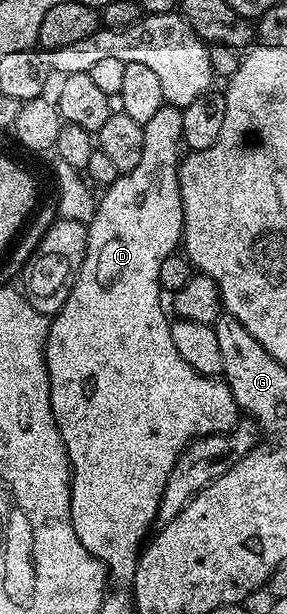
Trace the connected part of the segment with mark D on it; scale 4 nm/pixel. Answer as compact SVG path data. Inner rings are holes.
M163 104L157 111L157 115L153 115L153 119L149 119L149 123L143 125L143 146L141 147L141 163L137 163L137 167L133 167L133 171L128 173L120 173L113 184L106 186L102 190L103 198L98 198L95 214L90 224L87 225L87 254L81 263L81 271L77 275L77 279L73 283L73 291L69 291L69 299L65 299L65 307L61 307L59 313L54 314L50 318L51 330L47 336L47 374L49 375L49 383L51 384L51 410L55 416L57 427L61 431L61 439L67 448L67 458L71 464L71 522L73 523L73 531L77 531L77 539L81 539L81 547L85 547L85 551L89 551L92 557L96 557L103 565L108 567L114 566L115 557L131 557L138 558L141 550L144 548L145 542L148 540L149 534L152 532L151 524L156 524L159 516L159 504L161 503L161 491L165 491L165 483L169 483L169 471L173 471L173 463L178 459L179 454L195 440L196 437L208 437L210 433L227 433L241 420L241 410L239 404L233 399L233 391L228 387L226 381L219 377L206 377L197 371L193 371L193 367L189 367L189 363L185 363L185 359L181 359L181 354L177 351L177 347L173 347L173 335L171 334L171 321L169 313L163 310L163 305L159 302L159 293L161 294L161 286L159 276L161 275L161 263L165 262L167 256L174 254L180 248L183 240L183 204L181 203L181 187L179 186L179 163L181 160L181 142L183 140L183 128L181 127L181 119L183 118L183 110L175 105Z

